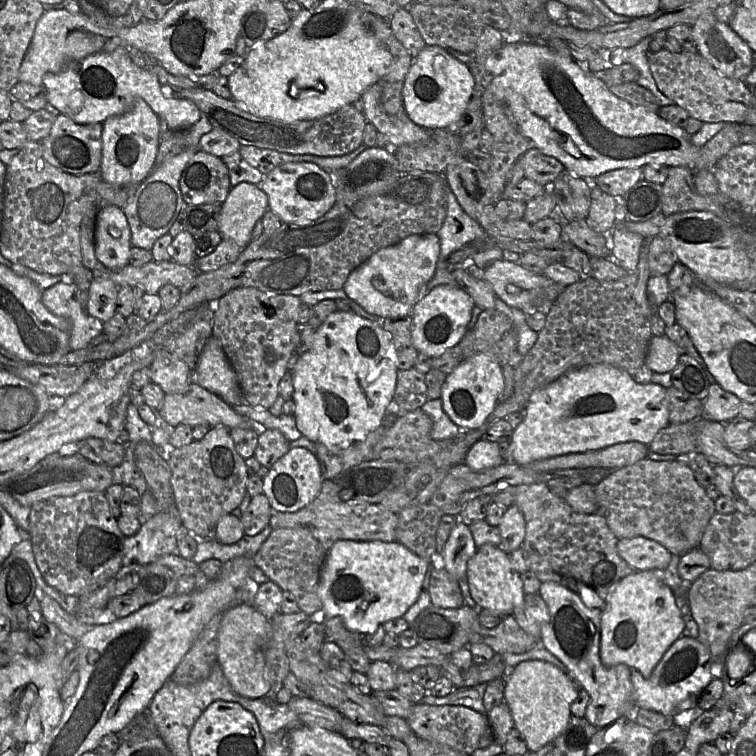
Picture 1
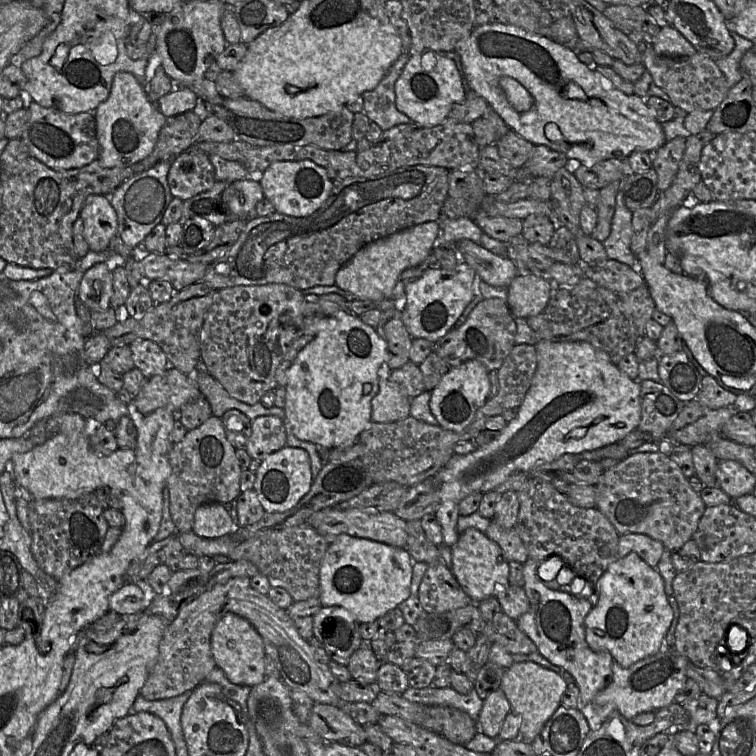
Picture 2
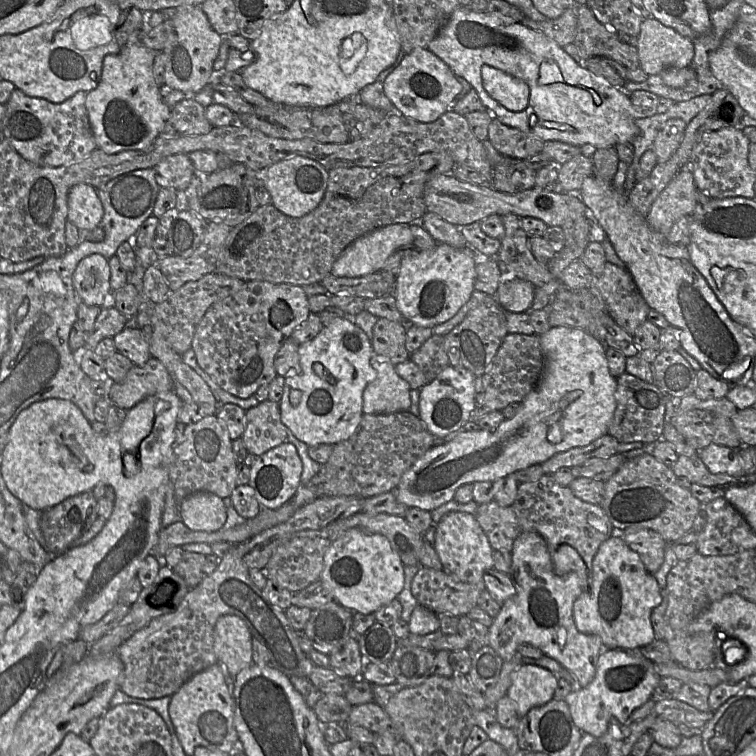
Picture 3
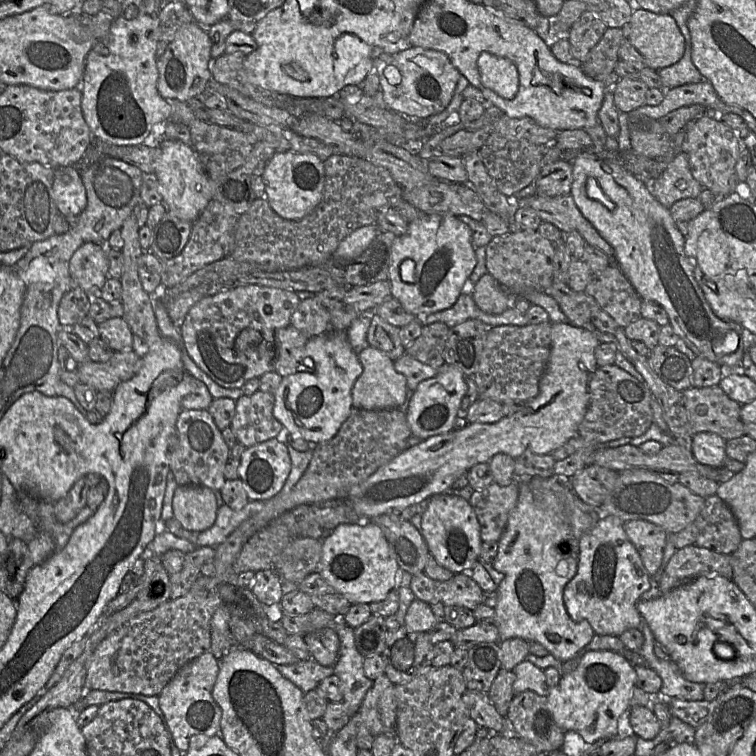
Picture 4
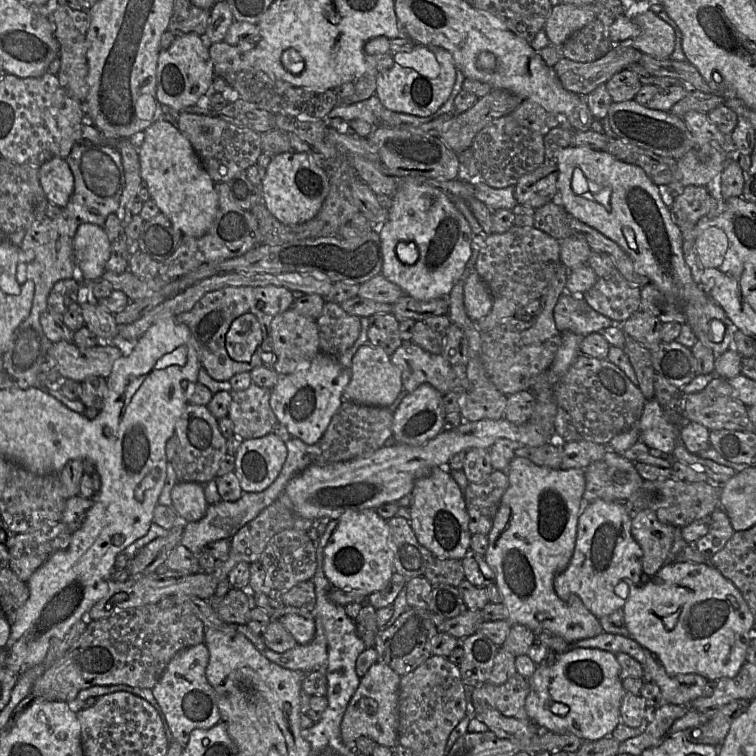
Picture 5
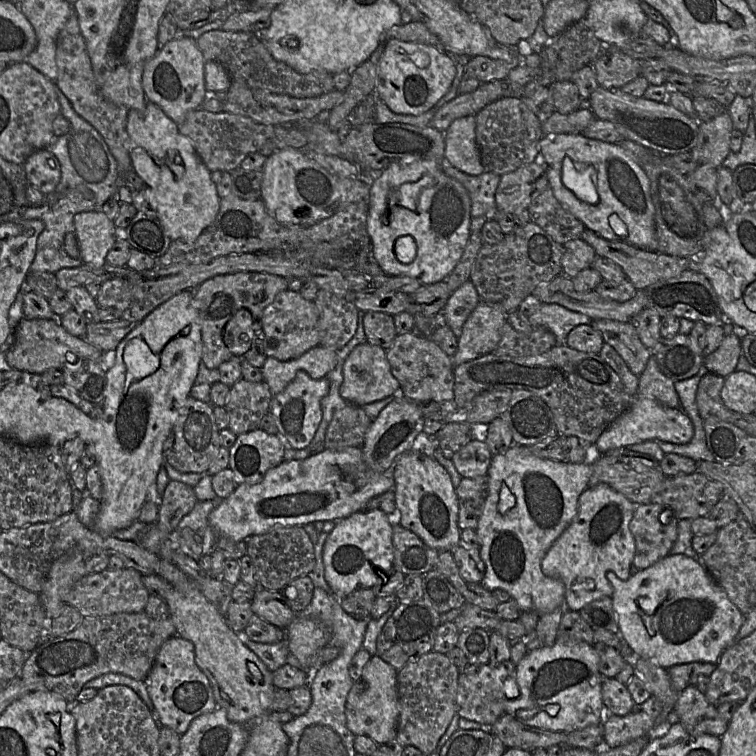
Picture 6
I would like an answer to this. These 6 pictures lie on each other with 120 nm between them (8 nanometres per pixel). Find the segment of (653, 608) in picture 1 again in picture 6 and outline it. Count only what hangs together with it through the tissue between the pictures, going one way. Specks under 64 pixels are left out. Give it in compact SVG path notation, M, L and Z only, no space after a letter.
M605 483L587 487L582 492L575 518L541 562L544 575L561 580L565 586L565 611L579 611L592 601L611 598L613 588L606 577L608 571L614 572L621 580L629 579L634 573L632 563L636 546L629 524L635 506Z

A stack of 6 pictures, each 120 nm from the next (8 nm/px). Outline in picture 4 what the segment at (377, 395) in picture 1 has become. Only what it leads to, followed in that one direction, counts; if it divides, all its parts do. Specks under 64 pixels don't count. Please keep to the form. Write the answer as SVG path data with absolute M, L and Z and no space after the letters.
M329 331L310 338L302 350L305 371L283 377L274 398L273 414L292 435L313 443L333 438L353 408L352 388L363 372L346 331Z

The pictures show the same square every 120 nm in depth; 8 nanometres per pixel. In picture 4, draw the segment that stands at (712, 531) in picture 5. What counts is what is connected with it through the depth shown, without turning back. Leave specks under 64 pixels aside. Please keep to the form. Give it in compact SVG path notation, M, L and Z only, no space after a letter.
M717 495L707 497L698 514L695 545L720 554L732 554L743 540L736 517Z

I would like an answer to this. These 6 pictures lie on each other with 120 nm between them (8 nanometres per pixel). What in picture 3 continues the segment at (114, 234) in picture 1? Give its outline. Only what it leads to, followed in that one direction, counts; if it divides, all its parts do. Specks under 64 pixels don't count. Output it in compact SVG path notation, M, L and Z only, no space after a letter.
M79 183L70 189L67 218L78 229L97 228L103 214L103 205L96 188L86 183Z

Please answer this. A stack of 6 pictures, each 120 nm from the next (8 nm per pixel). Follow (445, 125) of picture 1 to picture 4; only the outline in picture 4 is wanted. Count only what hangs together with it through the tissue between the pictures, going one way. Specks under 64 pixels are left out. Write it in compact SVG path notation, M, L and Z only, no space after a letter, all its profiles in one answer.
M413 45L394 54L380 52L373 58L373 69L378 74L385 103L402 116L418 118L442 112L450 103L461 76L444 52Z

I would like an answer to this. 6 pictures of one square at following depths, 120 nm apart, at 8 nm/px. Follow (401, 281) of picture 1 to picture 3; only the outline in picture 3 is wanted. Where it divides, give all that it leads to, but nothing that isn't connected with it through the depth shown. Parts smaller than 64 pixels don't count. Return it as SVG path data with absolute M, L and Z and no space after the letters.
M410 224L379 227L346 247L331 273L337 277L357 277L377 272L395 251L412 245L413 239Z

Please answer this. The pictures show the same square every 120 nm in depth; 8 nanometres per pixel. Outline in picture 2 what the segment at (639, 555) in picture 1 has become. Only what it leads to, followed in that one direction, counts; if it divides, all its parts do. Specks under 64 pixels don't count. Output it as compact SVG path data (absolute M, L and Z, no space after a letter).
M629 533L619 537L618 558L635 552L649 566L656 568L664 550L665 547L661 542L645 534Z

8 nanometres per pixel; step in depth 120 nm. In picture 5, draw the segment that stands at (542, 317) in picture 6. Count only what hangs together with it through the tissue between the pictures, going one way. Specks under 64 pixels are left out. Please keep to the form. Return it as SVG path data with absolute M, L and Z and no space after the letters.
M564 293L553 310L556 328L560 333L571 331L586 336L601 332L613 325L613 320L599 314L579 295Z

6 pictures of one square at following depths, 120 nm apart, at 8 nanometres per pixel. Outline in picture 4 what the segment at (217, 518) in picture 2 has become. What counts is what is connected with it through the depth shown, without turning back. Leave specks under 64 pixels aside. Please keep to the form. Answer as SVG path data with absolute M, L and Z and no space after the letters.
M178 485L173 497L174 517L184 528L196 532L210 528L217 516L217 500L211 488Z

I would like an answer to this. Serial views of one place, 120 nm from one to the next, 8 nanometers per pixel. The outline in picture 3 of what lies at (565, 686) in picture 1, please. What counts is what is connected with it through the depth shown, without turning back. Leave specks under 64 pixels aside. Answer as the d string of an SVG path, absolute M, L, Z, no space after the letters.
M523 664L512 673L507 695L515 703L517 716L521 718L530 709L552 700L556 686L557 679L550 671Z

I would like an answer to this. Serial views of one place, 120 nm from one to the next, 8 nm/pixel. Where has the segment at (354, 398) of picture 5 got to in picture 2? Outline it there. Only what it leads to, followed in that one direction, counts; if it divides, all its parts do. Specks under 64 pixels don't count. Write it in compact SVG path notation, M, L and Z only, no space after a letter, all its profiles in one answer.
M386 363L379 370L379 391L372 399L371 418L374 422L394 422L411 415L411 398L389 379L391 370Z

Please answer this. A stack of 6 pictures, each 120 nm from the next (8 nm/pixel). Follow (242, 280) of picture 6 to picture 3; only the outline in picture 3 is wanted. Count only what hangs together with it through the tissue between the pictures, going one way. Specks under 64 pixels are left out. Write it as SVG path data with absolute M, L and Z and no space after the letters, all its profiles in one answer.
M268 281L244 285L210 306L198 324L192 349L199 366L226 392L245 399L277 376L274 359L282 343L310 314L303 287Z

